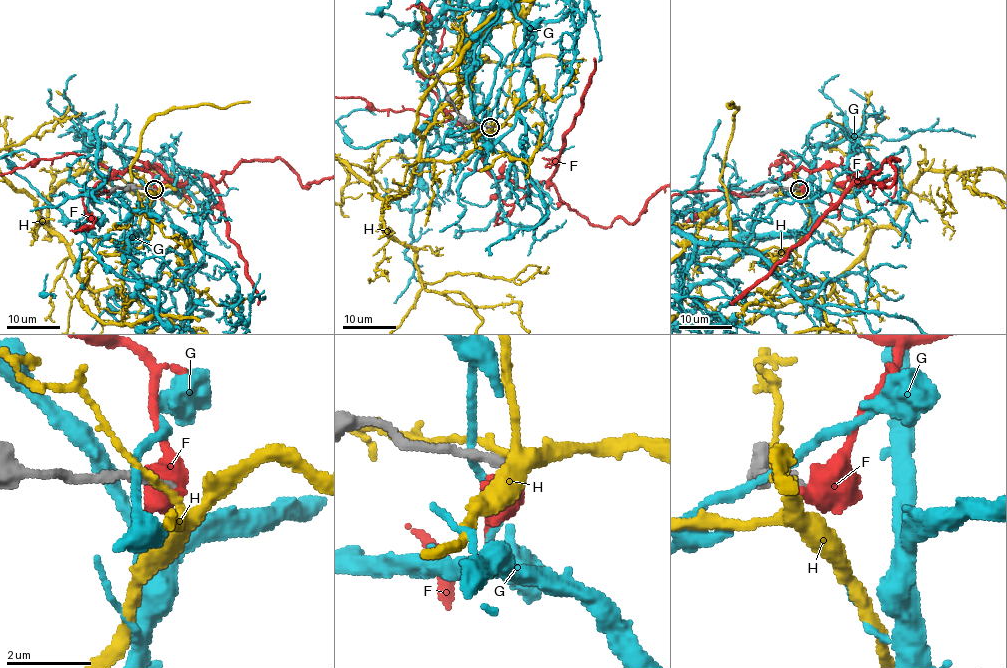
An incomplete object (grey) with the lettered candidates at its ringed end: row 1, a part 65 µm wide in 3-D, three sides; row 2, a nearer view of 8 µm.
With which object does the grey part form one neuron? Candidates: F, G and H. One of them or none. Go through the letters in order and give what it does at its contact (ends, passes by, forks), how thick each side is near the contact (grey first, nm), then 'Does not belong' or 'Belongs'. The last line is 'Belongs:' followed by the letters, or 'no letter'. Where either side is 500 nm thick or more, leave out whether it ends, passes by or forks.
F: Thickness 240 nm (grey) against 650 nm. Does not belong
G: It passes by. Thickness 280 nm (grey) against 170 nm. Does not belong
H: It passes by. Thickness 240 nm (grey) against 150 nm. Does not belong
Belongs: no letter

